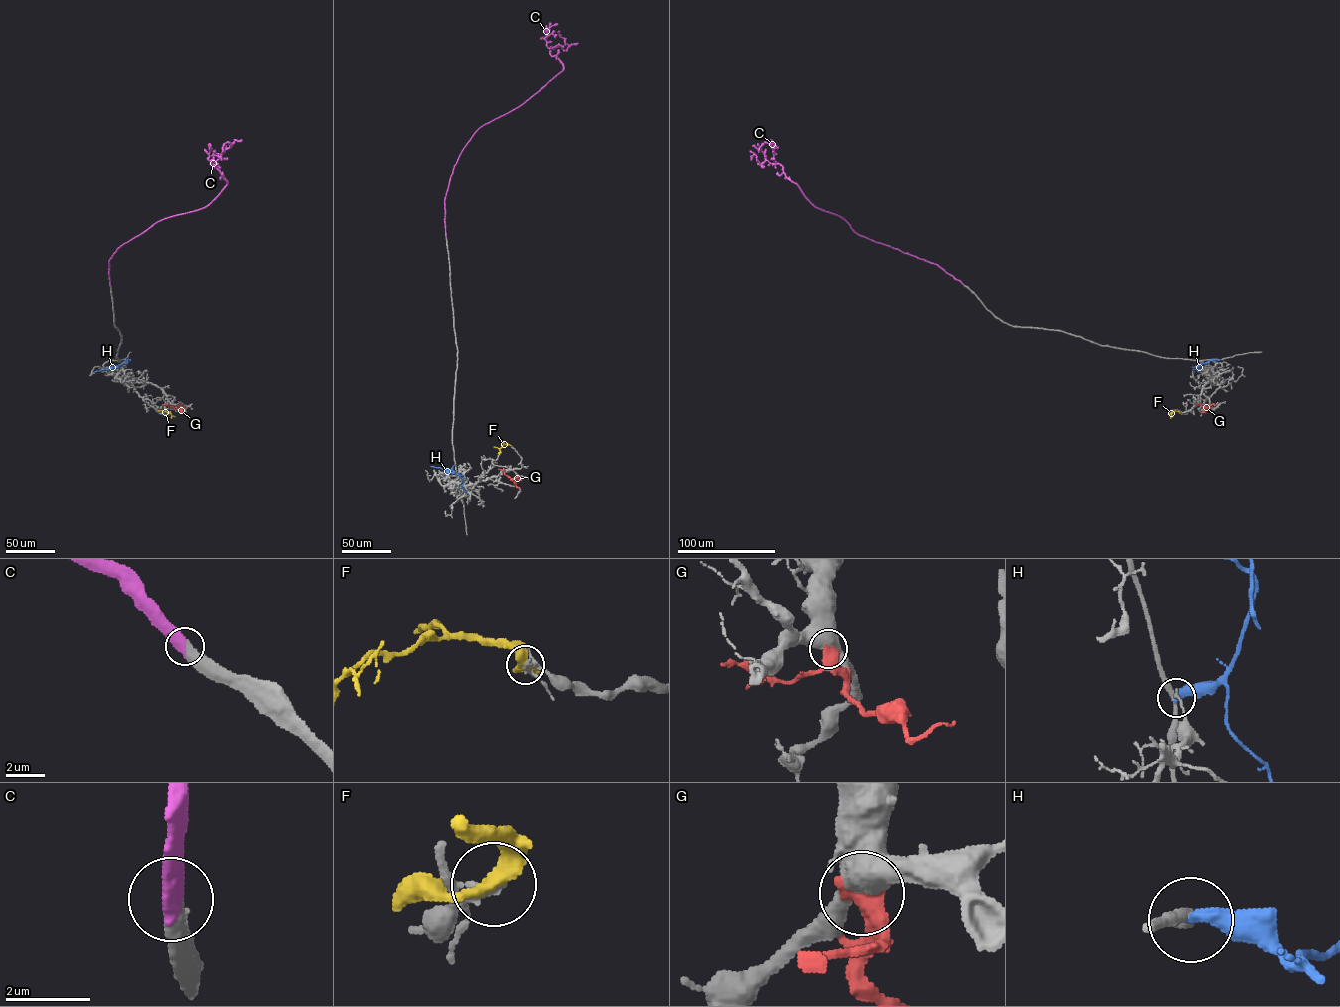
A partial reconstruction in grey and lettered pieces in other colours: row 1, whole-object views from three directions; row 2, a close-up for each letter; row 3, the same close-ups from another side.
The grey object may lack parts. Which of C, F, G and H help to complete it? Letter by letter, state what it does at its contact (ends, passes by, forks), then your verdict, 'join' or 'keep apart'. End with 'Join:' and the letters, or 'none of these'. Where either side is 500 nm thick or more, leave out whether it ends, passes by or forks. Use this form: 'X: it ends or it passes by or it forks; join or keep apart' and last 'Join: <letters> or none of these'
C: join
F: it passes by; keep apart
G: keep apart
H: it ends; keep apart
Join: C

